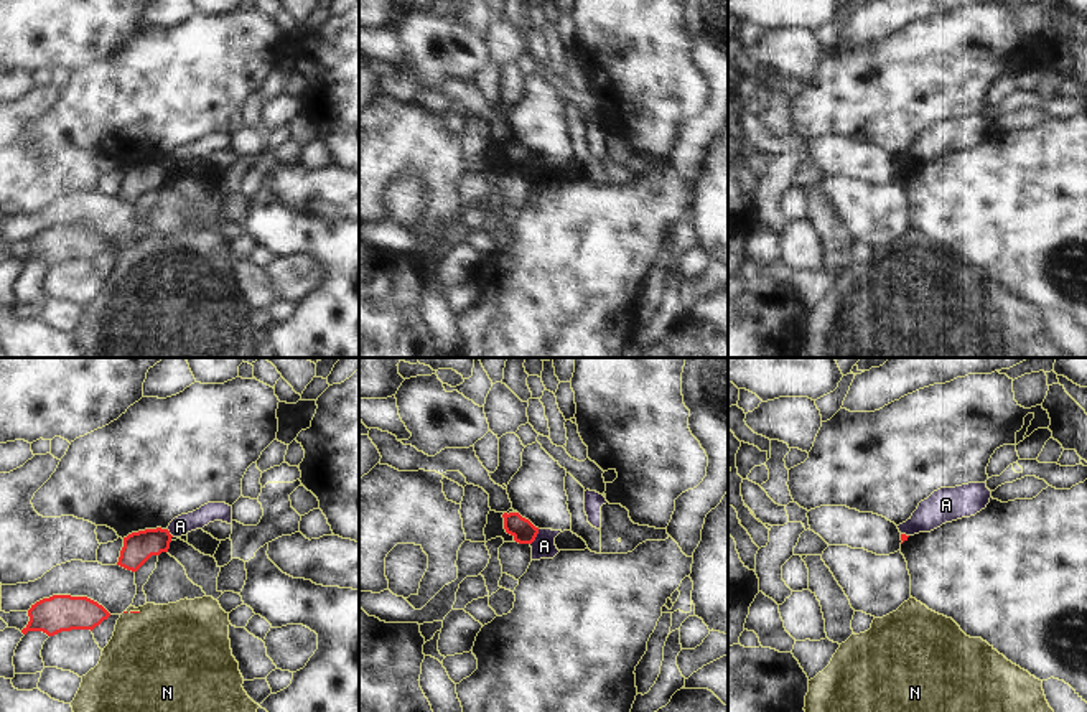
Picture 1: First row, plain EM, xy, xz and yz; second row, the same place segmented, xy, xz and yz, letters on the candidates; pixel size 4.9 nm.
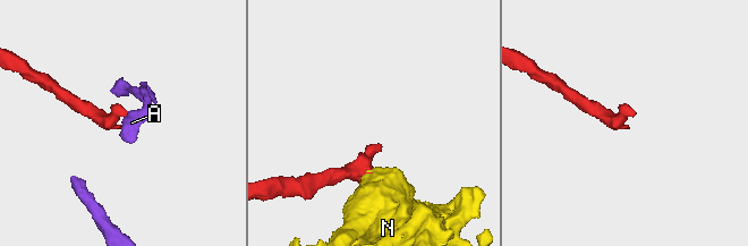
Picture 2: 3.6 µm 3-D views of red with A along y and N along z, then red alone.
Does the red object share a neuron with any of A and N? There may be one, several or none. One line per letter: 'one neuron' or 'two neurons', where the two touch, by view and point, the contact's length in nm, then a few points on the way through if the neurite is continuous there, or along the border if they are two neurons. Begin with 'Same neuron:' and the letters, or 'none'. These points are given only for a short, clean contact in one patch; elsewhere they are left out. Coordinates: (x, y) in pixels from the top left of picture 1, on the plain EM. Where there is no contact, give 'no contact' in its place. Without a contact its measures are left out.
Same neuron: N
A: two neurons; contact xz (536, 167); length 90 nm; border xz (539, 160), (531, 175)
N: one neuron; contact xy (132, 243); length 90 nm; way xy (130, 243), (132, 243), (135, 257), (157, 287)

